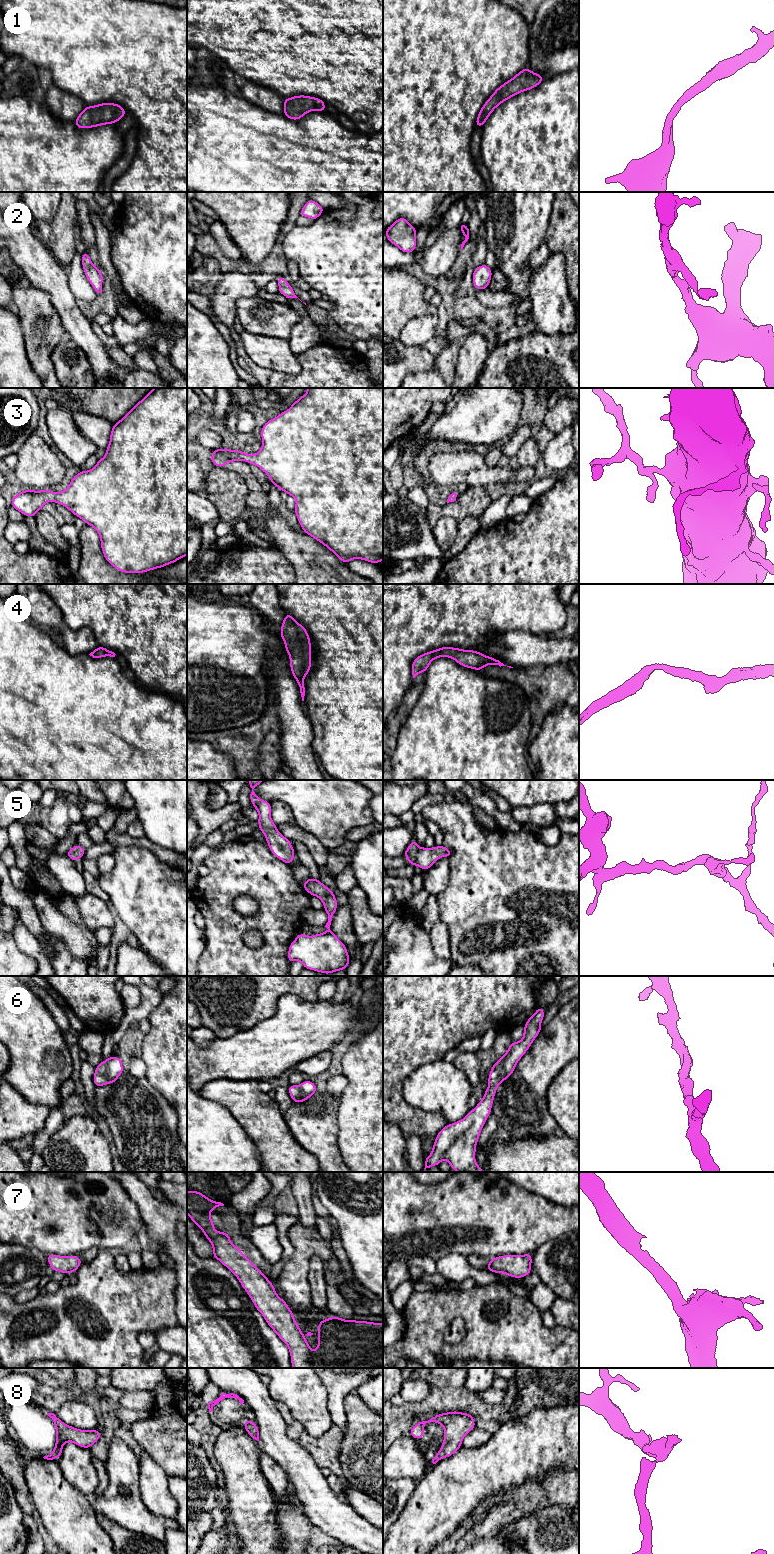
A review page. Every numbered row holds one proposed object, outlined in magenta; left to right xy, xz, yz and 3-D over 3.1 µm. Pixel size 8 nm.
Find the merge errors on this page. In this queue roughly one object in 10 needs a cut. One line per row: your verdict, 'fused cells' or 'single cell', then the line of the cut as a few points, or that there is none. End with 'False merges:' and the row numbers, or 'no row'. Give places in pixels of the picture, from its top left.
1: single cell; no cut
2: single cell; no cut
3: single cell; no cut
4: single cell; no cut
5: single cell; no cut
6: single cell; no cut
7: single cell; no cut
8: single cell; no cut
False merges: no row

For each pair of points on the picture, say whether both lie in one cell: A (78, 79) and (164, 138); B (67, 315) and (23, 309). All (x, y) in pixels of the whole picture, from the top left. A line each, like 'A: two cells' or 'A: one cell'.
A: one cell
B: two cells

